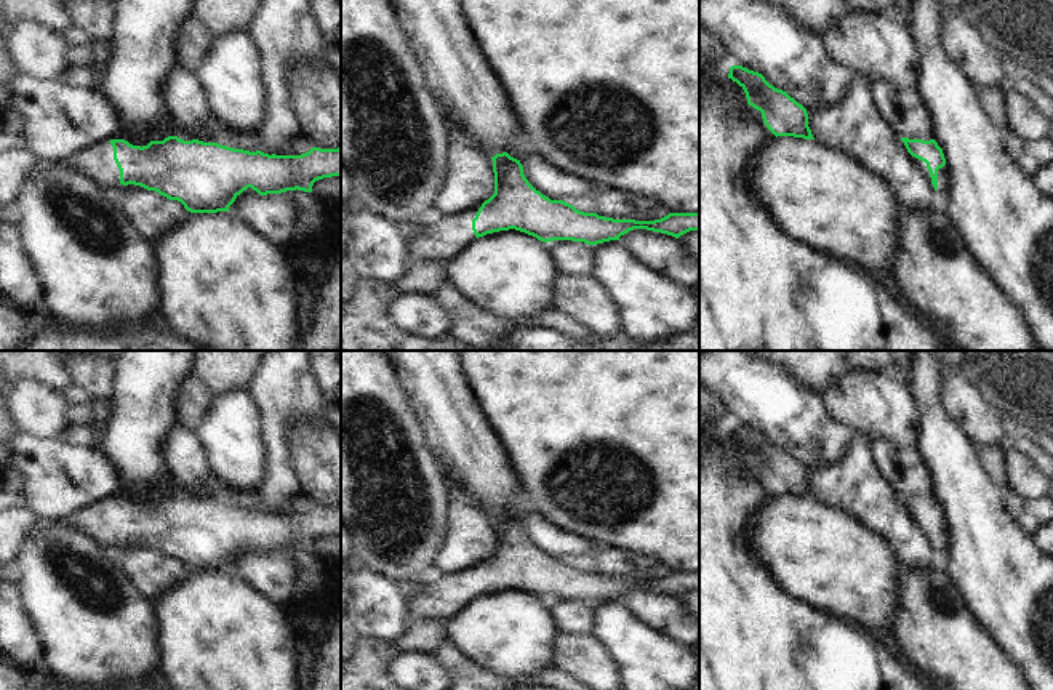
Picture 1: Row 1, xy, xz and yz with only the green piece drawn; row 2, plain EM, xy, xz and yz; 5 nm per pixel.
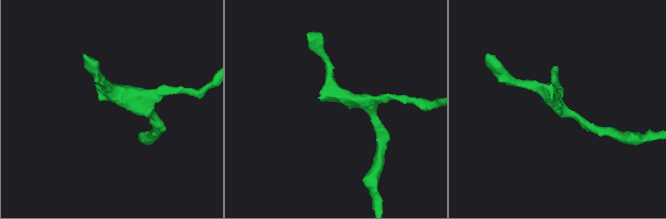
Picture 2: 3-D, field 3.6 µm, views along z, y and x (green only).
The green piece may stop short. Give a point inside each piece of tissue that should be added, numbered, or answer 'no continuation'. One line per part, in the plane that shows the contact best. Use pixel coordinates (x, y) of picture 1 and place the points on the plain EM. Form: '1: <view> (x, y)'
1: xy (96, 521)

